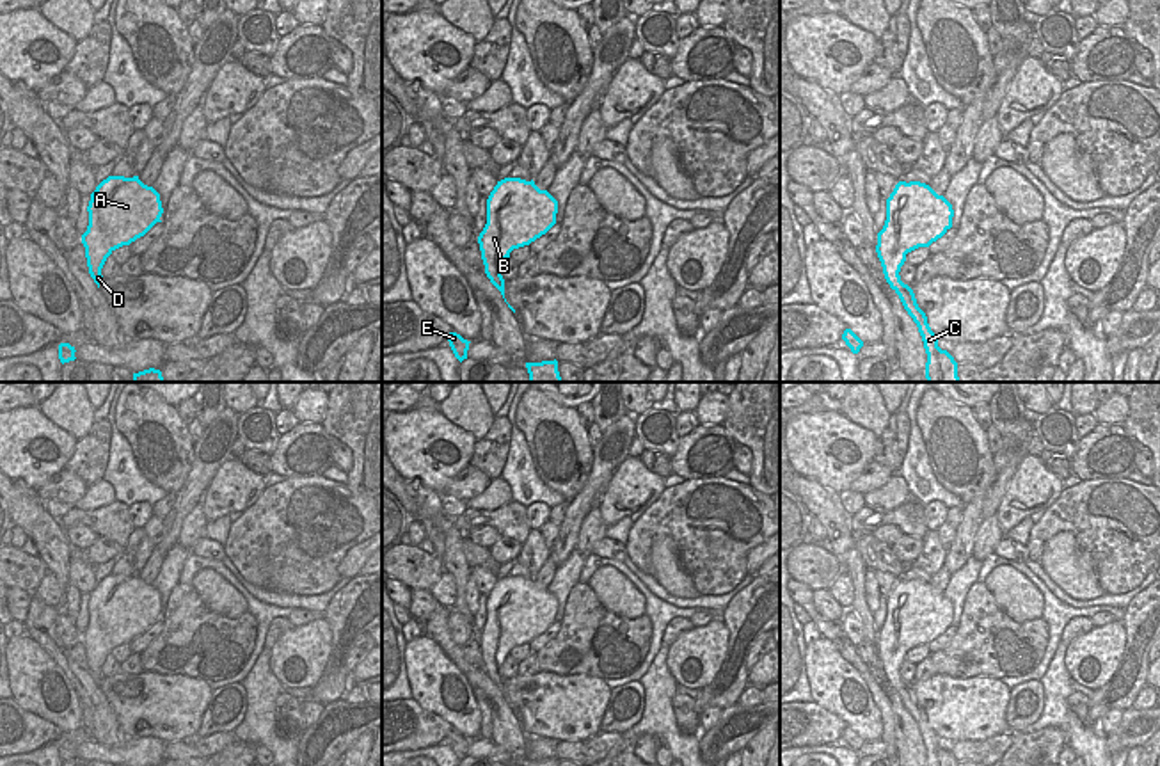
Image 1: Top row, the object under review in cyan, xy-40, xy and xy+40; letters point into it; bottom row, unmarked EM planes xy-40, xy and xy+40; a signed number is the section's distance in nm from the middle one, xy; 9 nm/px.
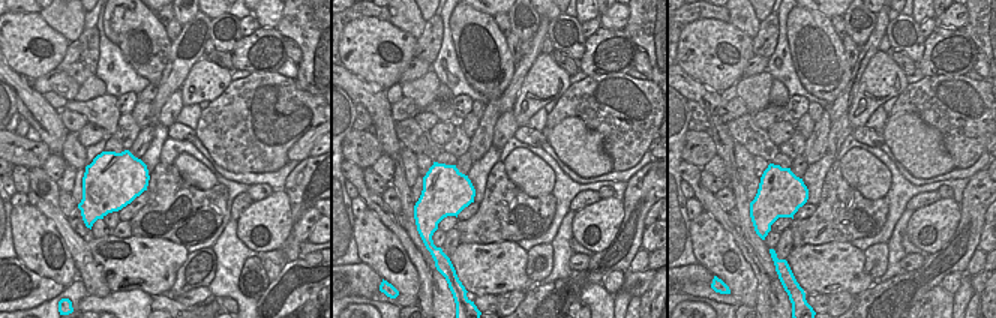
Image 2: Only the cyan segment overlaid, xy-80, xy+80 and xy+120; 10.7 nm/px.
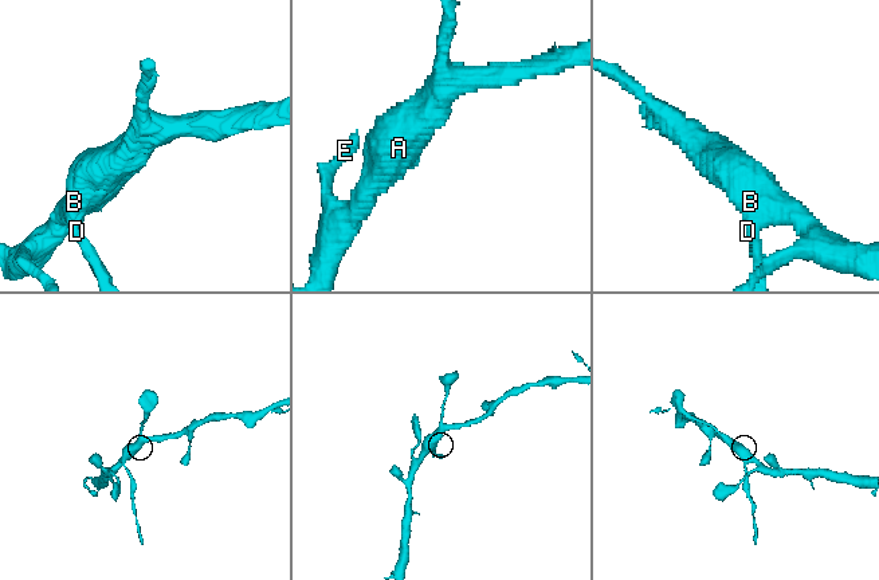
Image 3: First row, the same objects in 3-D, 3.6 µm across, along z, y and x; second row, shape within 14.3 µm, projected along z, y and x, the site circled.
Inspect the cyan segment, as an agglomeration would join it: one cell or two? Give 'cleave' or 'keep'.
cleave

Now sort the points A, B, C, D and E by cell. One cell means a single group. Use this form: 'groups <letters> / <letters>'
groups A B D E / C

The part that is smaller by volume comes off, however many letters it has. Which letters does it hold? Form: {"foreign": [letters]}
{"foreign": ["C"]}

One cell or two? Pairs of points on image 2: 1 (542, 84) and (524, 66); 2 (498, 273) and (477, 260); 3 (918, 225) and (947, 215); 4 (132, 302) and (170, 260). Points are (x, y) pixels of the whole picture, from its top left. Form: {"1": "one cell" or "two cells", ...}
{"1": "two cells", "2": "one cell", "3": "one cell", "4": "two cells"}

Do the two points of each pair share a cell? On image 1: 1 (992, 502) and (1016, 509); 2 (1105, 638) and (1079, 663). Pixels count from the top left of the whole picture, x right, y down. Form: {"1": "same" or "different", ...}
{"1": "different", "2": "same"}

